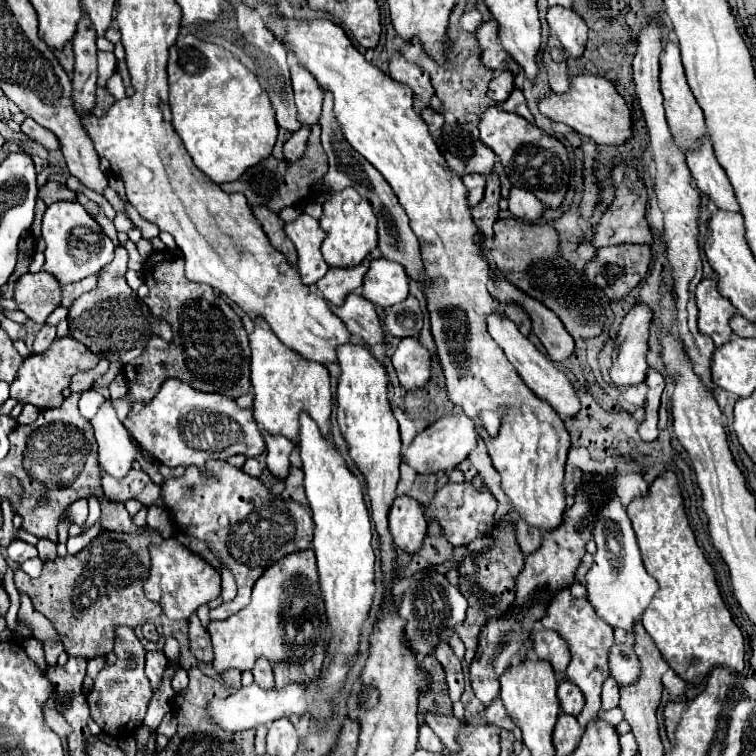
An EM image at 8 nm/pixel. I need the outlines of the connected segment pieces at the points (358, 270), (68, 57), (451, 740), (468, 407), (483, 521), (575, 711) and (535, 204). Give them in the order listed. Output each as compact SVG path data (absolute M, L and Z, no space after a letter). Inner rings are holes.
M371 256L353 268L329 268L329 272L317 282L317 288L323 298L333 306L341 306L351 292L359 292L357 288L361 288L363 284L363 276L369 268L369 262Z
M71 42L65 44L65 50L55 50L55 58L61 62L67 74L73 74L73 64L75 64L75 54L71 50Z
M427 712L425 714L425 722L431 726L431 730L443 740L443 744L449 746L449 750L457 752L459 744L457 744L457 732L461 726L465 726L463 720L457 720L455 716L437 716Z
M279 18L269 24L273 34L283 40L305 66L323 90L329 90L335 98L335 116L343 126L343 134L347 142L363 154L389 182L393 192L397 194L401 206L409 216L409 226L421 244L421 260L425 270L425 284L423 294L427 298L427 310L431 320L431 334L437 346L437 356L445 372L445 390L447 398L463 408L463 414L469 416L475 423L478 432L484 438L493 458L495 470L501 474L503 490L511 498L511 506L519 518L529 522L531 526L539 526L541 530L553 530L559 526L565 510L565 490L563 490L563 476L565 476L565 460L569 450L569 434L563 426L559 414L543 400L539 400L521 380L513 364L505 358L499 344L487 332L487 316L493 312L501 312L501 302L491 296L491 262L485 256L481 246L483 234L477 230L471 208L467 204L467 188L461 182L459 174L455 174L443 154L439 152L435 140L429 134L429 128L419 112L413 110L413 92L409 86L403 86L389 78L385 72L369 64L363 54L351 44L347 34L341 26L329 20L295 20L295 18ZM499 406L505 408L507 414L501 418L499 434L491 438L483 428L479 414L484 410L497 410Z
M449 482L441 490L435 492L427 514L431 520L435 520L441 526L445 538L453 546L463 546L471 540L483 538L491 532L493 522L495 522L495 510L497 510L497 500L489 490L477 492L471 488L469 482L463 482L463 484L451 484Z
M563 680L563 682L559 684L559 688L557 688L557 698L559 698L559 702L561 702L561 710L563 710L565 714L571 714L571 716L579 716L583 704L585 704L585 698L583 698L581 690L579 690L575 684L571 684L569 680Z
M513 188L509 196L509 212L519 220L535 224L543 216L543 204L531 192Z

